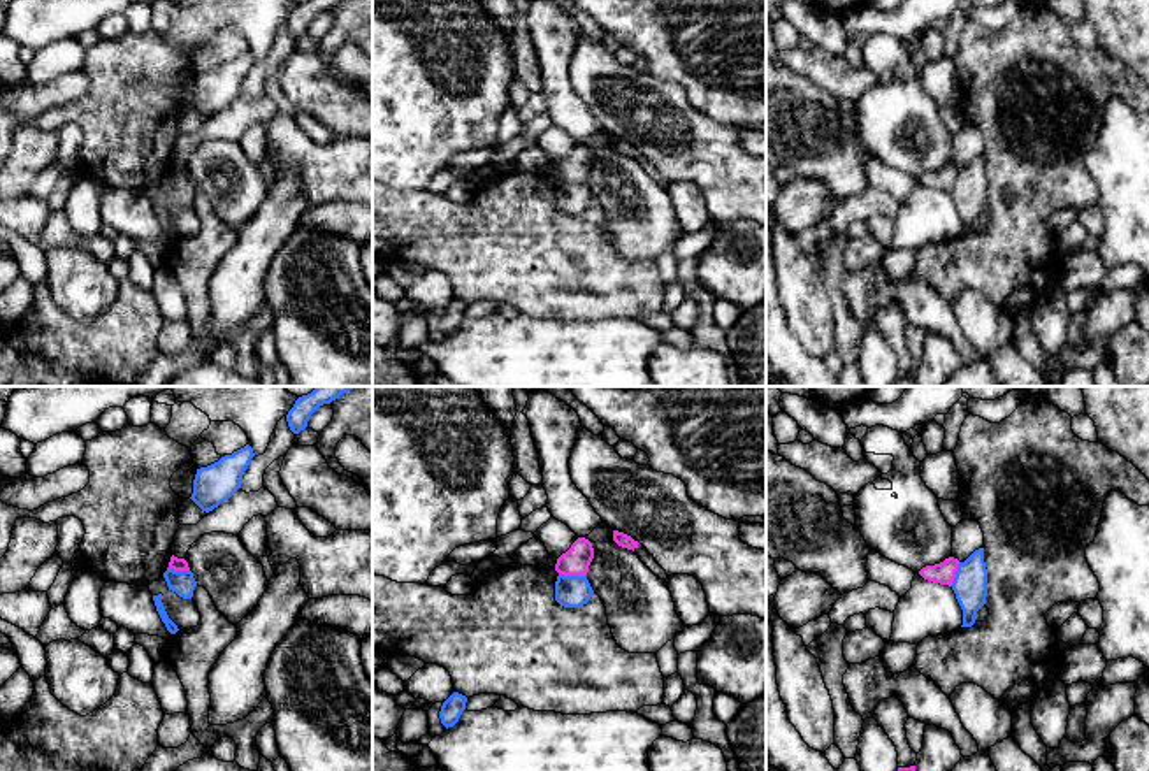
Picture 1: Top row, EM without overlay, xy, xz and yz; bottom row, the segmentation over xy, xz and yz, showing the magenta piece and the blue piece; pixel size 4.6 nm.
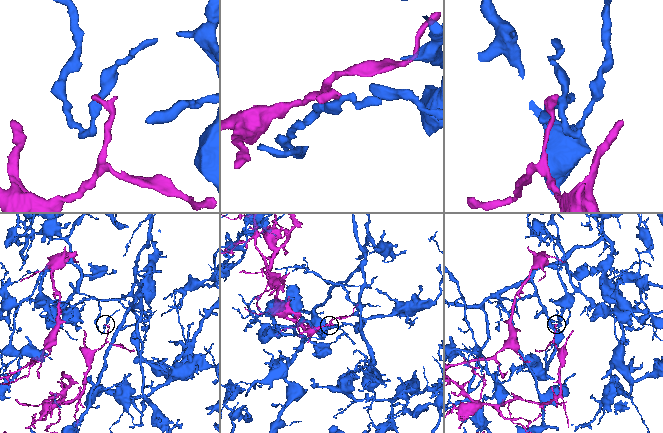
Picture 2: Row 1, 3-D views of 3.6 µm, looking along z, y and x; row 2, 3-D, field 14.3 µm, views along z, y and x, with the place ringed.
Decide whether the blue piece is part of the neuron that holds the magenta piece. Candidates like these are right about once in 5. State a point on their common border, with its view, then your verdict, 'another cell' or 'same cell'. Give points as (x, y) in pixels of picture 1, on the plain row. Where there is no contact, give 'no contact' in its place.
contact xz (573, 181); another cell

